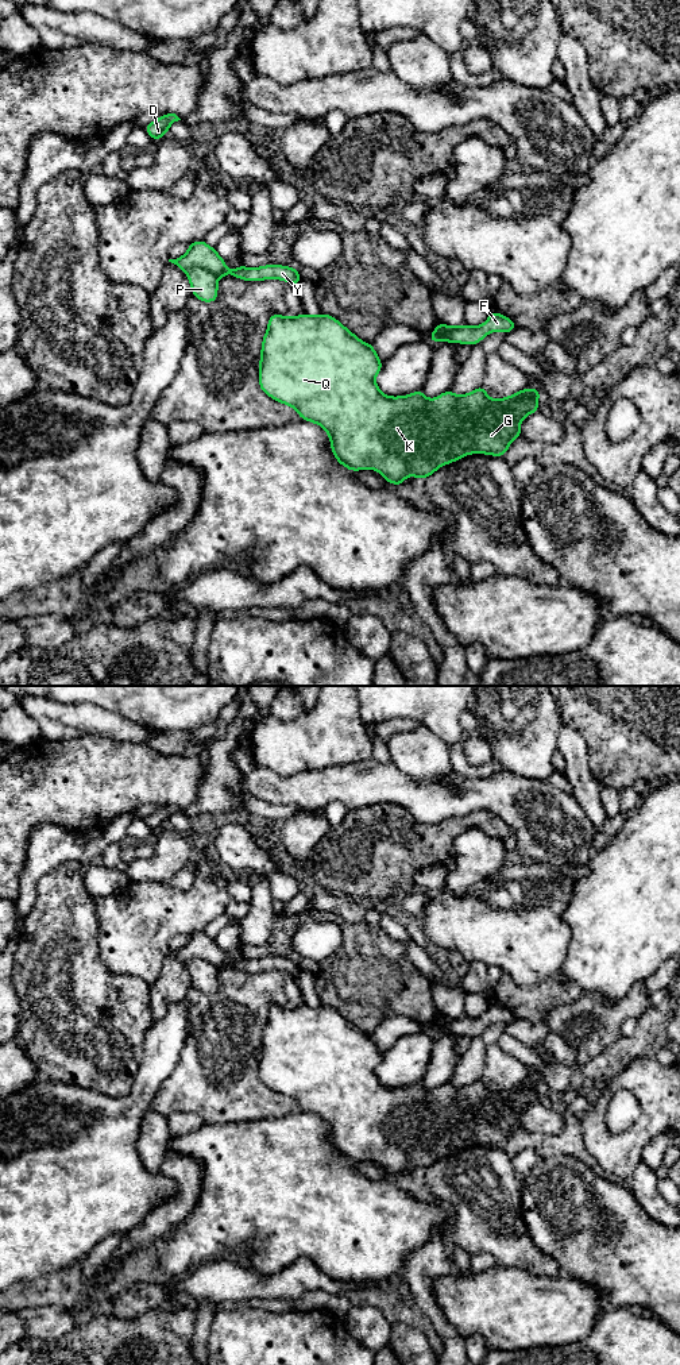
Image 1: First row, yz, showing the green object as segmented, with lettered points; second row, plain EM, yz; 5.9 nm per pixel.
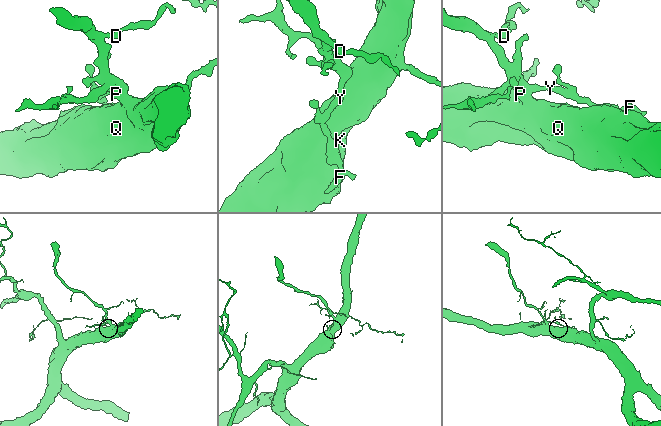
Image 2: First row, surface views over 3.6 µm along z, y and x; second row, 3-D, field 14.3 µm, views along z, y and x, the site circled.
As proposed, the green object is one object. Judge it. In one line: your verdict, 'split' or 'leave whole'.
leave whole

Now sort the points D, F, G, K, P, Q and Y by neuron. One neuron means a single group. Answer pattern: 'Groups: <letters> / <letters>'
Groups: D F G K P Q Y

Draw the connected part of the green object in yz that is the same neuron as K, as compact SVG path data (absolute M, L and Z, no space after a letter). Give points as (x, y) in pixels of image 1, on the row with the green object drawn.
M270 315L259 362L262 392L294 408L298 417L321 425L331 437L331 450L340 464L351 471L376 470L391 485L403 485L409 474L425 479L438 467L474 452L505 456L510 443L522 436L519 423L528 414L540 412L537 398L542 396L537 389L528 387L492 401L483 385L464 396L455 396L449 389L434 400L426 400L422 389L402 397L385 396L375 383L383 362L376 356L374 346L362 342L332 315Z

